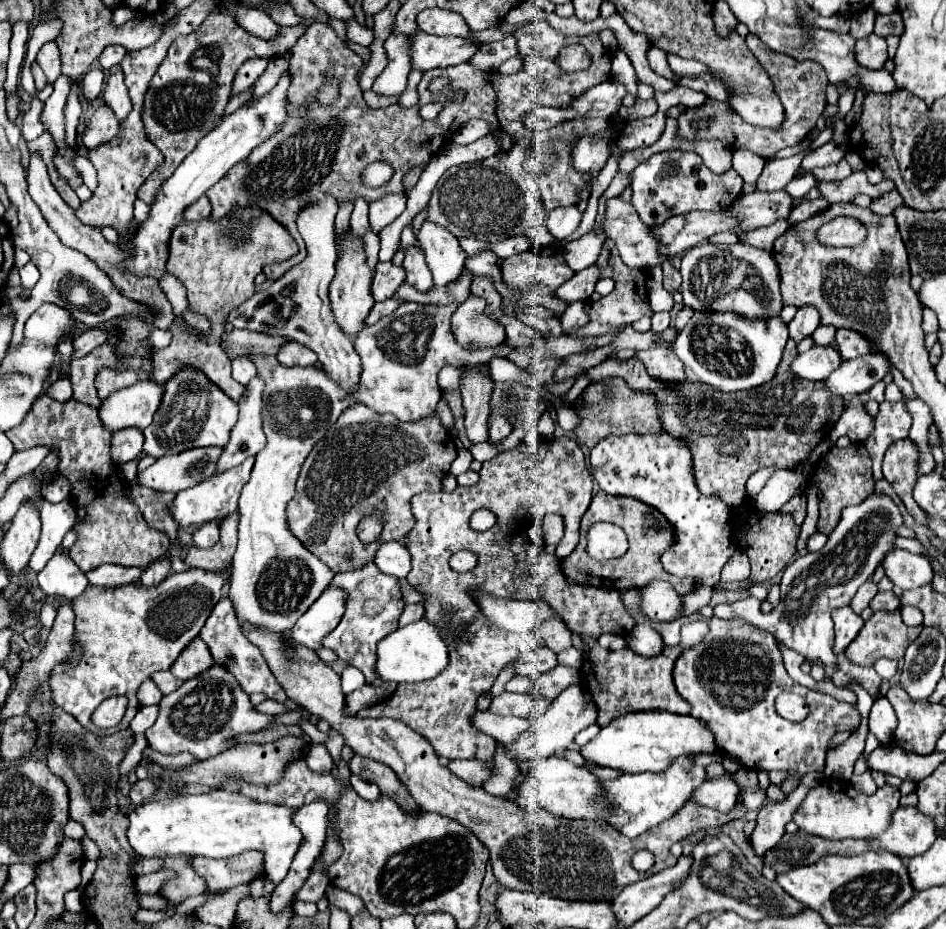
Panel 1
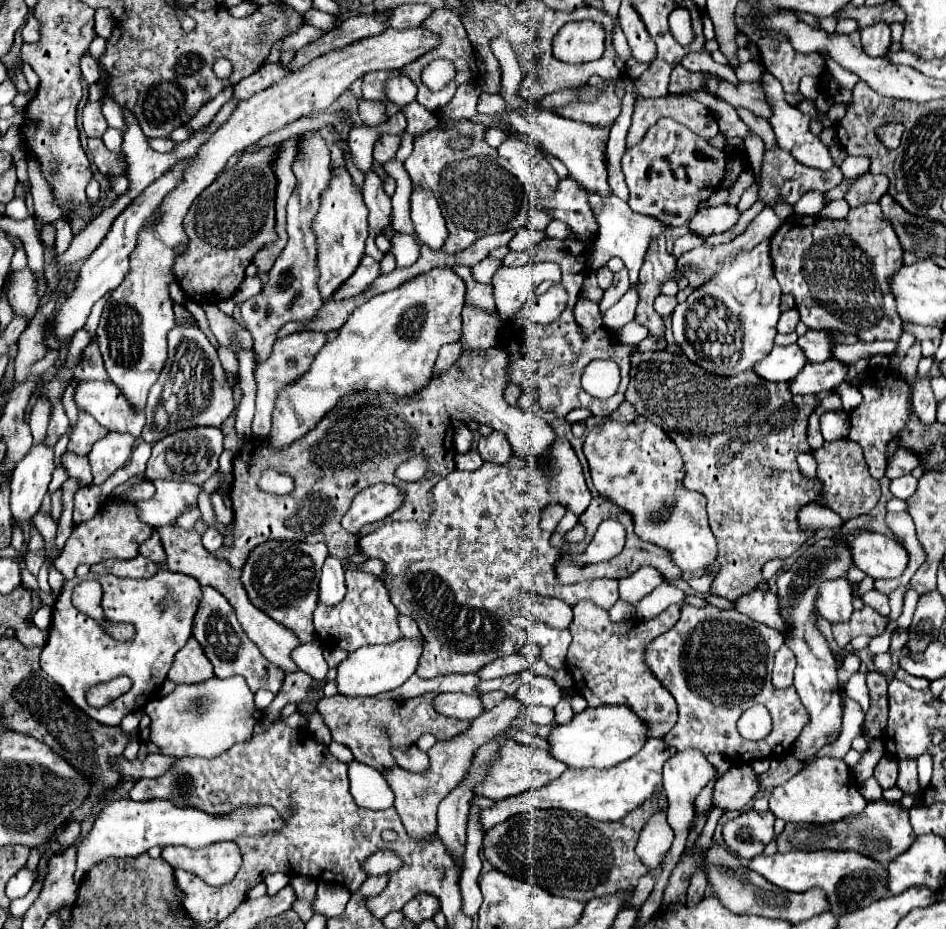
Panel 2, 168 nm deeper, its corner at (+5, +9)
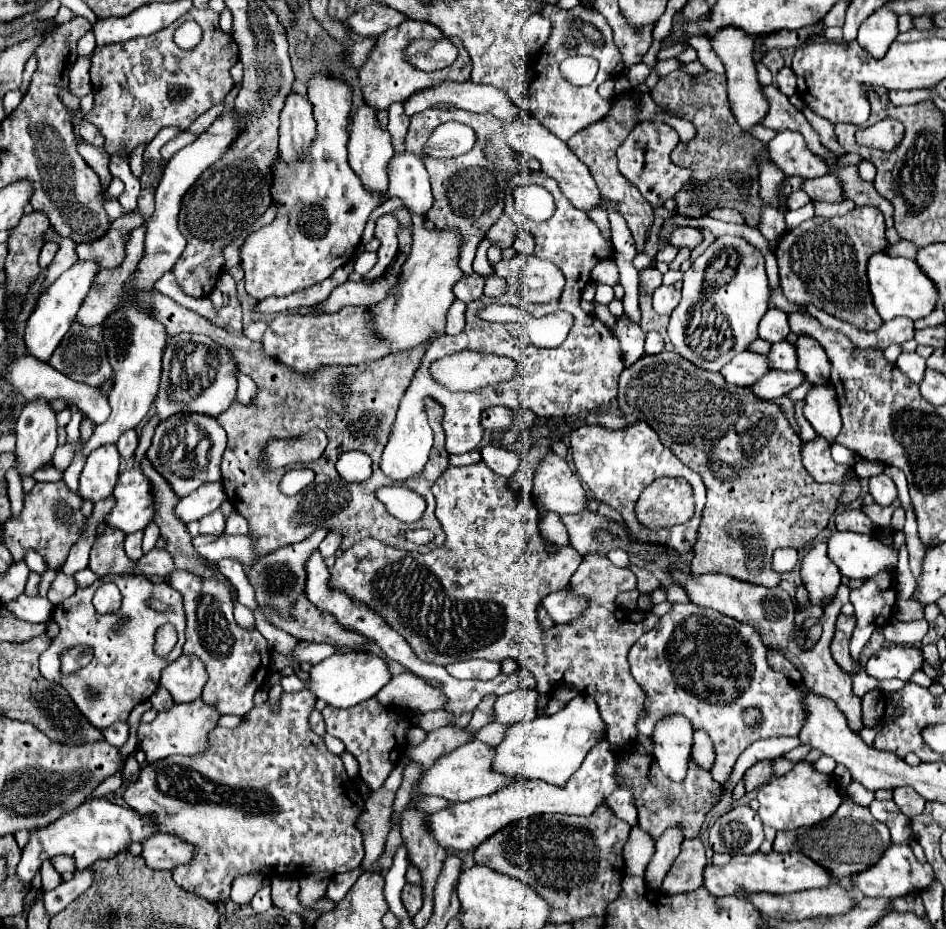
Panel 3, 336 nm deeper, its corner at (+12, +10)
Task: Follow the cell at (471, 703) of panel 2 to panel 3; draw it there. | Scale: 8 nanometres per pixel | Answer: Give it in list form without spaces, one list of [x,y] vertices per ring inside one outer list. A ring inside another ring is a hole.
[[[402,673],[402,675],[394,677],[374,697],[382,705],[406,705],[408,709],[418,709],[422,713],[444,709],[444,705],[446,705],[444,693],[426,685],[414,673]]]

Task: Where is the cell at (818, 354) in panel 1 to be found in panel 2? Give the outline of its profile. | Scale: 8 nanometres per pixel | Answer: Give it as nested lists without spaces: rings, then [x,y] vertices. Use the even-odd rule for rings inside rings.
[[[797,344],[775,346],[773,352],[765,360],[761,360],[761,364],[757,364],[755,372],[771,382],[789,382],[801,372],[805,364],[807,358]]]

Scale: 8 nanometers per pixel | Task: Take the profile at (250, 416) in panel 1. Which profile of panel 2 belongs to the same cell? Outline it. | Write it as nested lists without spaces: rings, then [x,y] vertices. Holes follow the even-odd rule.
[[[305,132],[305,152],[301,152],[301,160],[295,160],[293,172],[297,178],[297,186],[291,194],[291,200],[287,204],[287,234],[289,242],[283,250],[283,254],[273,264],[271,272],[267,274],[267,284],[263,292],[251,296],[243,304],[239,304],[241,320],[245,322],[245,328],[253,336],[253,362],[259,366],[265,362],[271,354],[271,348],[275,344],[277,330],[291,322],[291,320],[313,320],[315,314],[319,314],[323,306],[323,298],[317,290],[317,236],[313,232],[313,220],[317,216],[317,210],[321,206],[321,194],[329,188],[331,180],[331,158],[329,148],[321,134]]]

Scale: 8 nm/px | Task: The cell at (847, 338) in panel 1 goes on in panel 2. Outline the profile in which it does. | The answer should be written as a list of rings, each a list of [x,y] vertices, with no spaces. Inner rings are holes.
[[[807,330],[799,336],[797,344],[803,348],[809,362],[825,362],[833,356],[833,346],[837,344],[835,336],[829,330]]]

